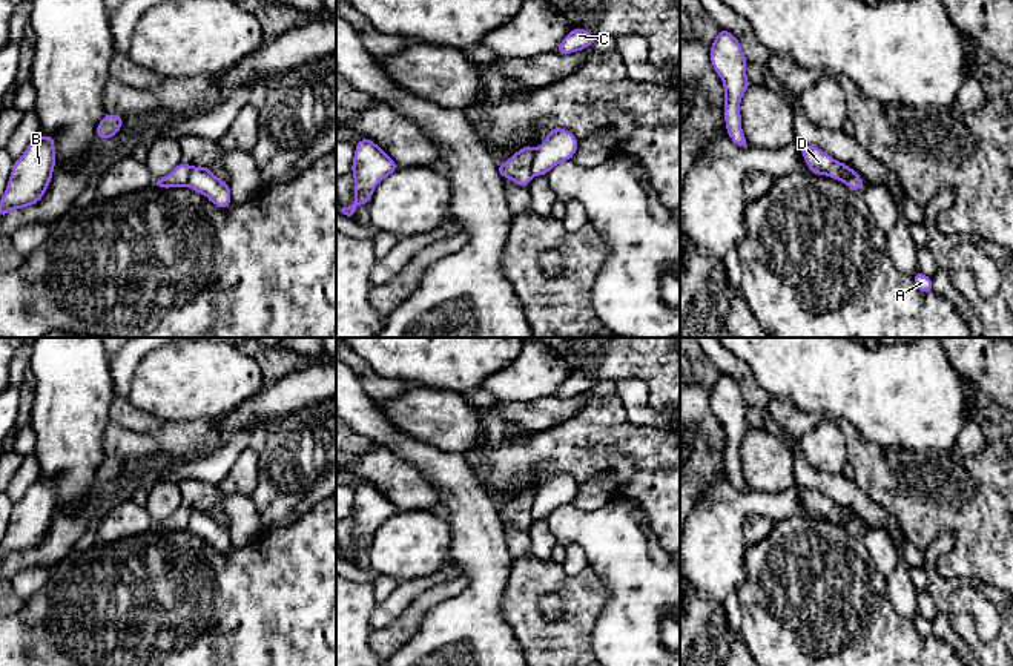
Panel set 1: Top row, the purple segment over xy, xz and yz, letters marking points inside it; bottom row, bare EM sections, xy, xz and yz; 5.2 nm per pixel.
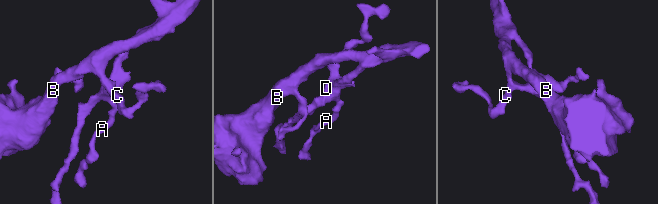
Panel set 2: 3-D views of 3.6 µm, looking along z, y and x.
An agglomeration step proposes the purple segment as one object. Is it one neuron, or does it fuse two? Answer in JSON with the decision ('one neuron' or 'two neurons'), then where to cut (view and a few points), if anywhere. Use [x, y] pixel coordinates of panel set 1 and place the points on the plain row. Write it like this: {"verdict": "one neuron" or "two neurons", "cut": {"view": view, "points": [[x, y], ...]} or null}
{"verdict": "two neurons", "cut": {"view": "xz", "points": [[534, 494], [531, 519]]}}

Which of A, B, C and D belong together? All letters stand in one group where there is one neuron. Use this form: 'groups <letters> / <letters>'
groups A B C / D

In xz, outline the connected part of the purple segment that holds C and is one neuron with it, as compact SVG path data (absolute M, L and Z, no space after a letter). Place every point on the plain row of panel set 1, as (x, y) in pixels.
M574 371L571 376L559 387L556 396L559 397L574 397L582 393L592 390L597 381L583 371Z

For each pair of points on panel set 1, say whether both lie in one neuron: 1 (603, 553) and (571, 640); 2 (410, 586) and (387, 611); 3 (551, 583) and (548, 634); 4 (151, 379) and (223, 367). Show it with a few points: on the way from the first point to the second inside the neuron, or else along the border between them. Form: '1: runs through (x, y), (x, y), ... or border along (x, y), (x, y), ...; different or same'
1: border along (588, 565), (608, 591), (608, 602), (602, 609); different
2: runs through (405, 593), (393, 605); same
3: runs through (537, 594), (533, 599), (534, 620); same
4: runs through (169, 379), (204, 379); same

